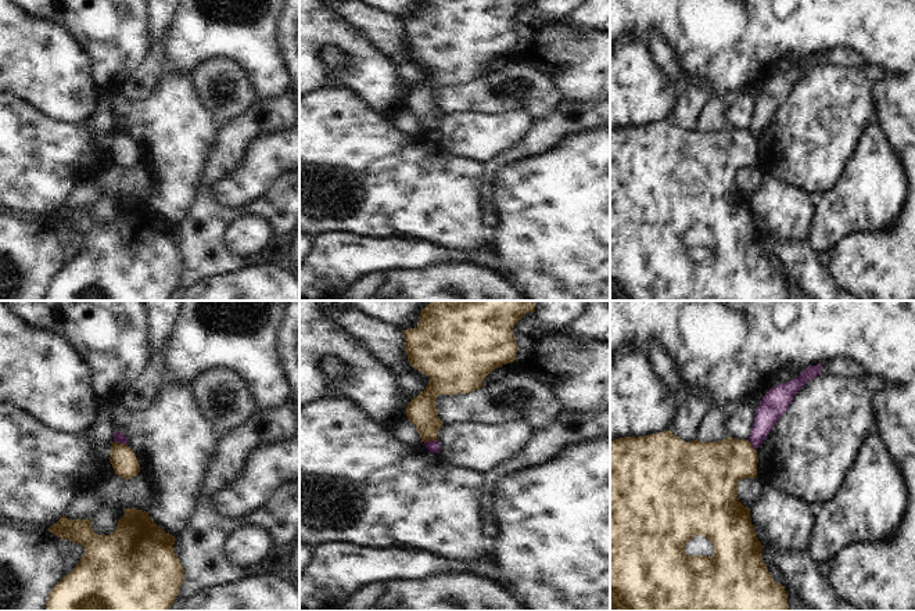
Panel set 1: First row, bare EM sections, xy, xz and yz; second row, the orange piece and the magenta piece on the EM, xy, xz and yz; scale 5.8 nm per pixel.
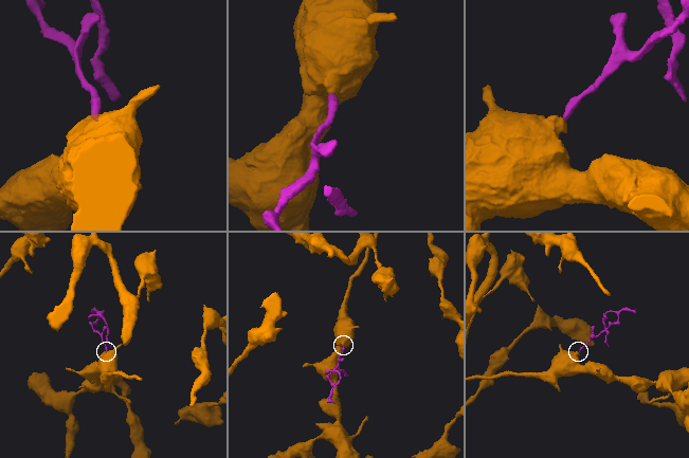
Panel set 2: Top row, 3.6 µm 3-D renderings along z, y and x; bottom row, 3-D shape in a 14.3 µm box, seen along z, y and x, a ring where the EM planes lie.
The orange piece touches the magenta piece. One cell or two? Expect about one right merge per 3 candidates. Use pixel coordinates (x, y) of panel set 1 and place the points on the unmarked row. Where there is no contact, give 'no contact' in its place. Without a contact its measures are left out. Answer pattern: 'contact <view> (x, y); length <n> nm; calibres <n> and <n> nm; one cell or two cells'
contact xy (121, 133); length 80 nm; calibres 150 and 60 nm; two cells

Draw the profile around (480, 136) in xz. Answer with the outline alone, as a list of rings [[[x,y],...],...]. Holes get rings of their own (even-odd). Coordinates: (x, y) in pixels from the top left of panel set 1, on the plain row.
[[[478,109],[442,114],[437,130],[439,144],[456,157],[480,163],[513,147],[531,127],[534,119],[528,111],[512,111],[492,115]]]

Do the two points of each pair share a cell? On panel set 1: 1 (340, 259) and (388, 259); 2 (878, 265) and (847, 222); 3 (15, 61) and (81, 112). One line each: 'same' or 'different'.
1: same
2: different
3: same

